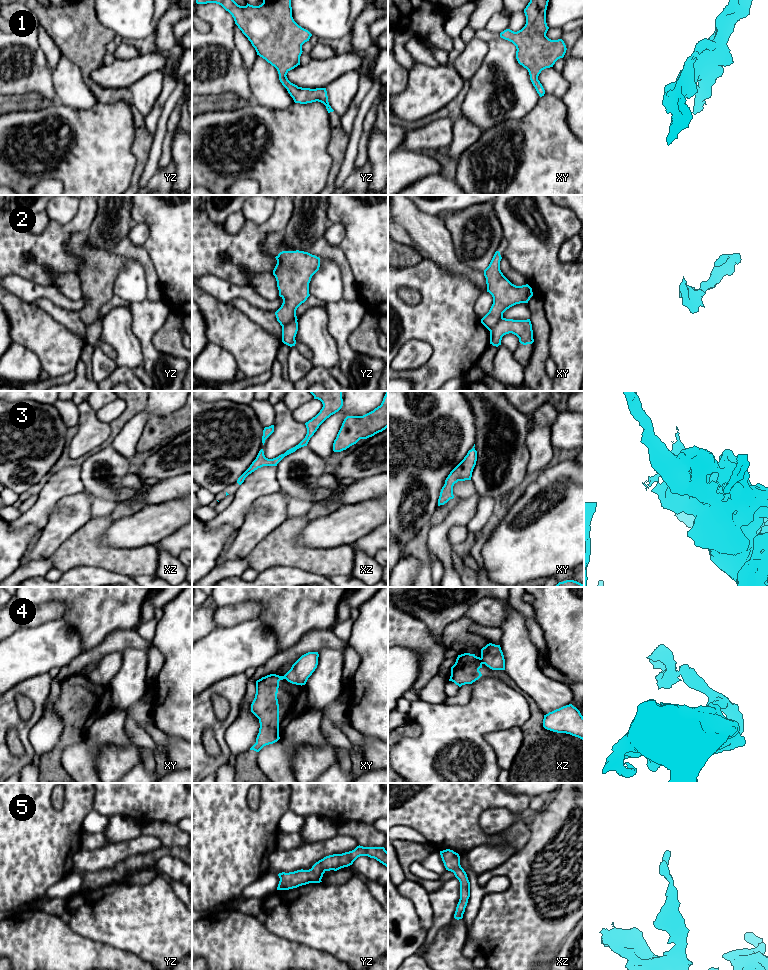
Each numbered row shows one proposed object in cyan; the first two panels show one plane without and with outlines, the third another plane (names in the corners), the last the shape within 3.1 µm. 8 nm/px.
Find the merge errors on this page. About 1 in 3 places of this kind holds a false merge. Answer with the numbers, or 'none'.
2, 4

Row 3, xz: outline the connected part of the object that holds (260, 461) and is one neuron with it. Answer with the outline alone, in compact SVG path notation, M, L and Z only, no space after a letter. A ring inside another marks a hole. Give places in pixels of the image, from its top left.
M309 391L314 399L318 399L322 402L323 407L320 412L311 420L305 423L307 428L307 434L305 438L295 447L287 450L284 454L279 455L276 458L268 459L264 455L263 449L261 449L252 462L250 467L238 478L237 483L241 485L245 478L263 466L277 466L277 464L287 455L295 452L297 449L307 446L310 438L317 431L319 426L331 415L338 412L343 406L342 391Z

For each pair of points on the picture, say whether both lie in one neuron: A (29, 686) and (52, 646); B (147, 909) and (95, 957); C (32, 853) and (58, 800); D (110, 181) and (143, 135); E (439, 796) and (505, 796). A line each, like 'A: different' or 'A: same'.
A: different
B: different
C: different
D: different
E: same

